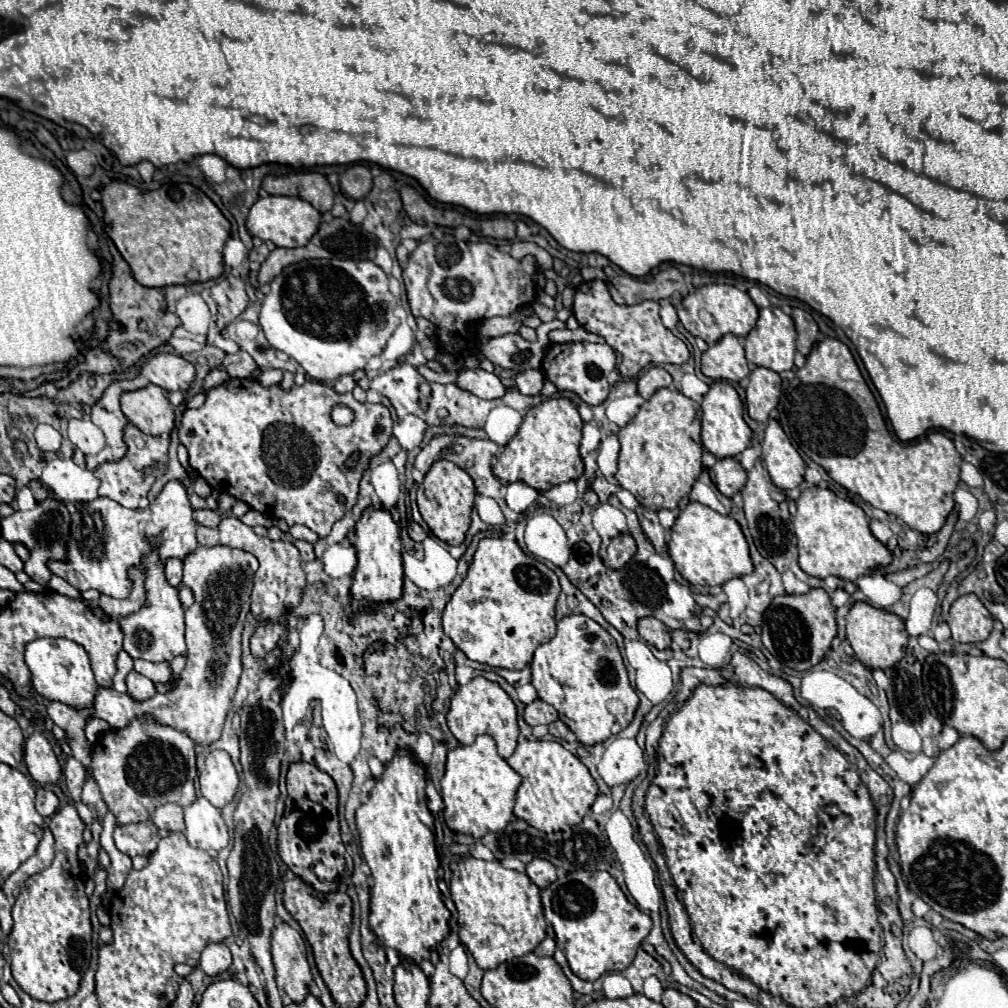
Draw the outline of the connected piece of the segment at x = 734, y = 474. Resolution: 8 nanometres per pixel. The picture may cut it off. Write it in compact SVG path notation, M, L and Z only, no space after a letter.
M734 457L716 459L716 465L710 469L710 477L718 491L726 497L732 497L746 485L746 471Z

